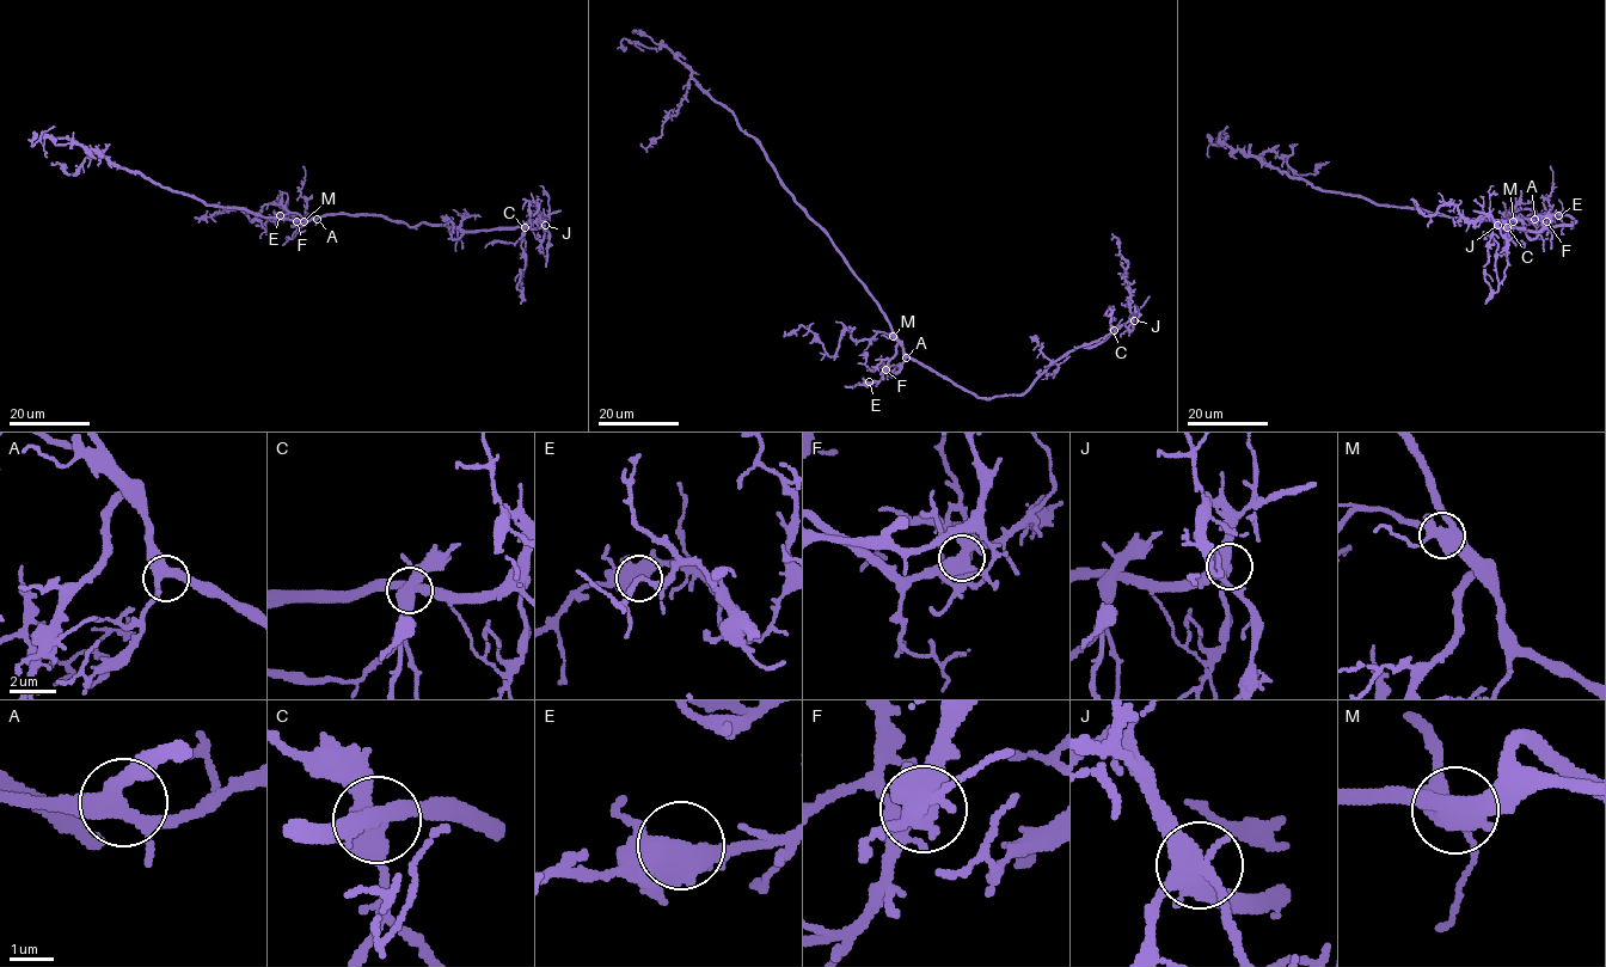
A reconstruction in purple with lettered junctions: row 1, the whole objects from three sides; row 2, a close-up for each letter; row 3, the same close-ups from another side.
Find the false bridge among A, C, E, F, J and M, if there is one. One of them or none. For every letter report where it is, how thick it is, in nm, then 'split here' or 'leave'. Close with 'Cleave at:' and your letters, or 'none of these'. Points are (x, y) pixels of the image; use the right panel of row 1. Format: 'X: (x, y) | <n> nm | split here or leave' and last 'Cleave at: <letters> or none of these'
A: (1534, 219) | 380 nm | leave
C: (1507, 227) | 550 nm | split here
E: (1558, 215) | 500 nm | leave
F: (1546, 221) | 480 nm | leave
J: (1497, 225) | 440 nm | leave
M: (1513, 221) | 500 nm | leave
Cleave at: C

